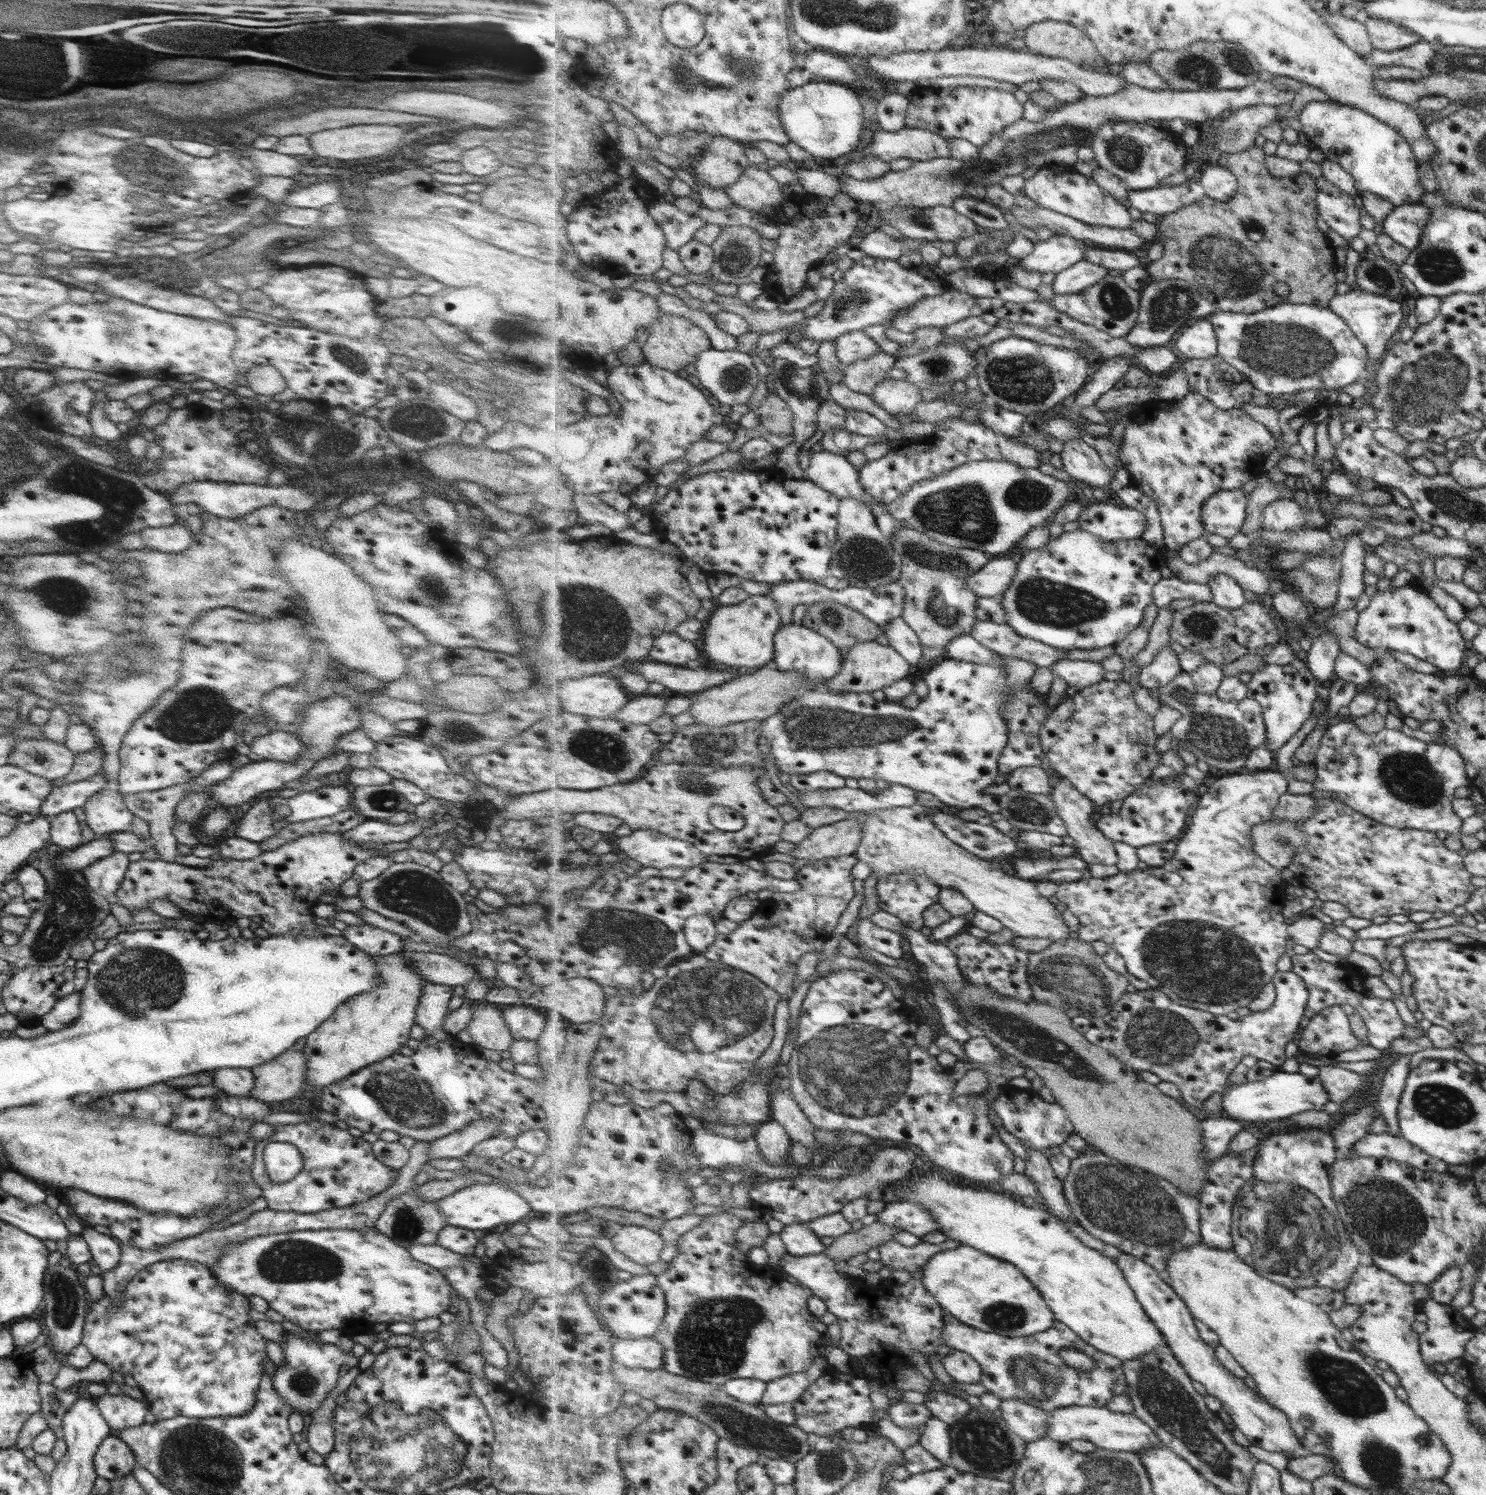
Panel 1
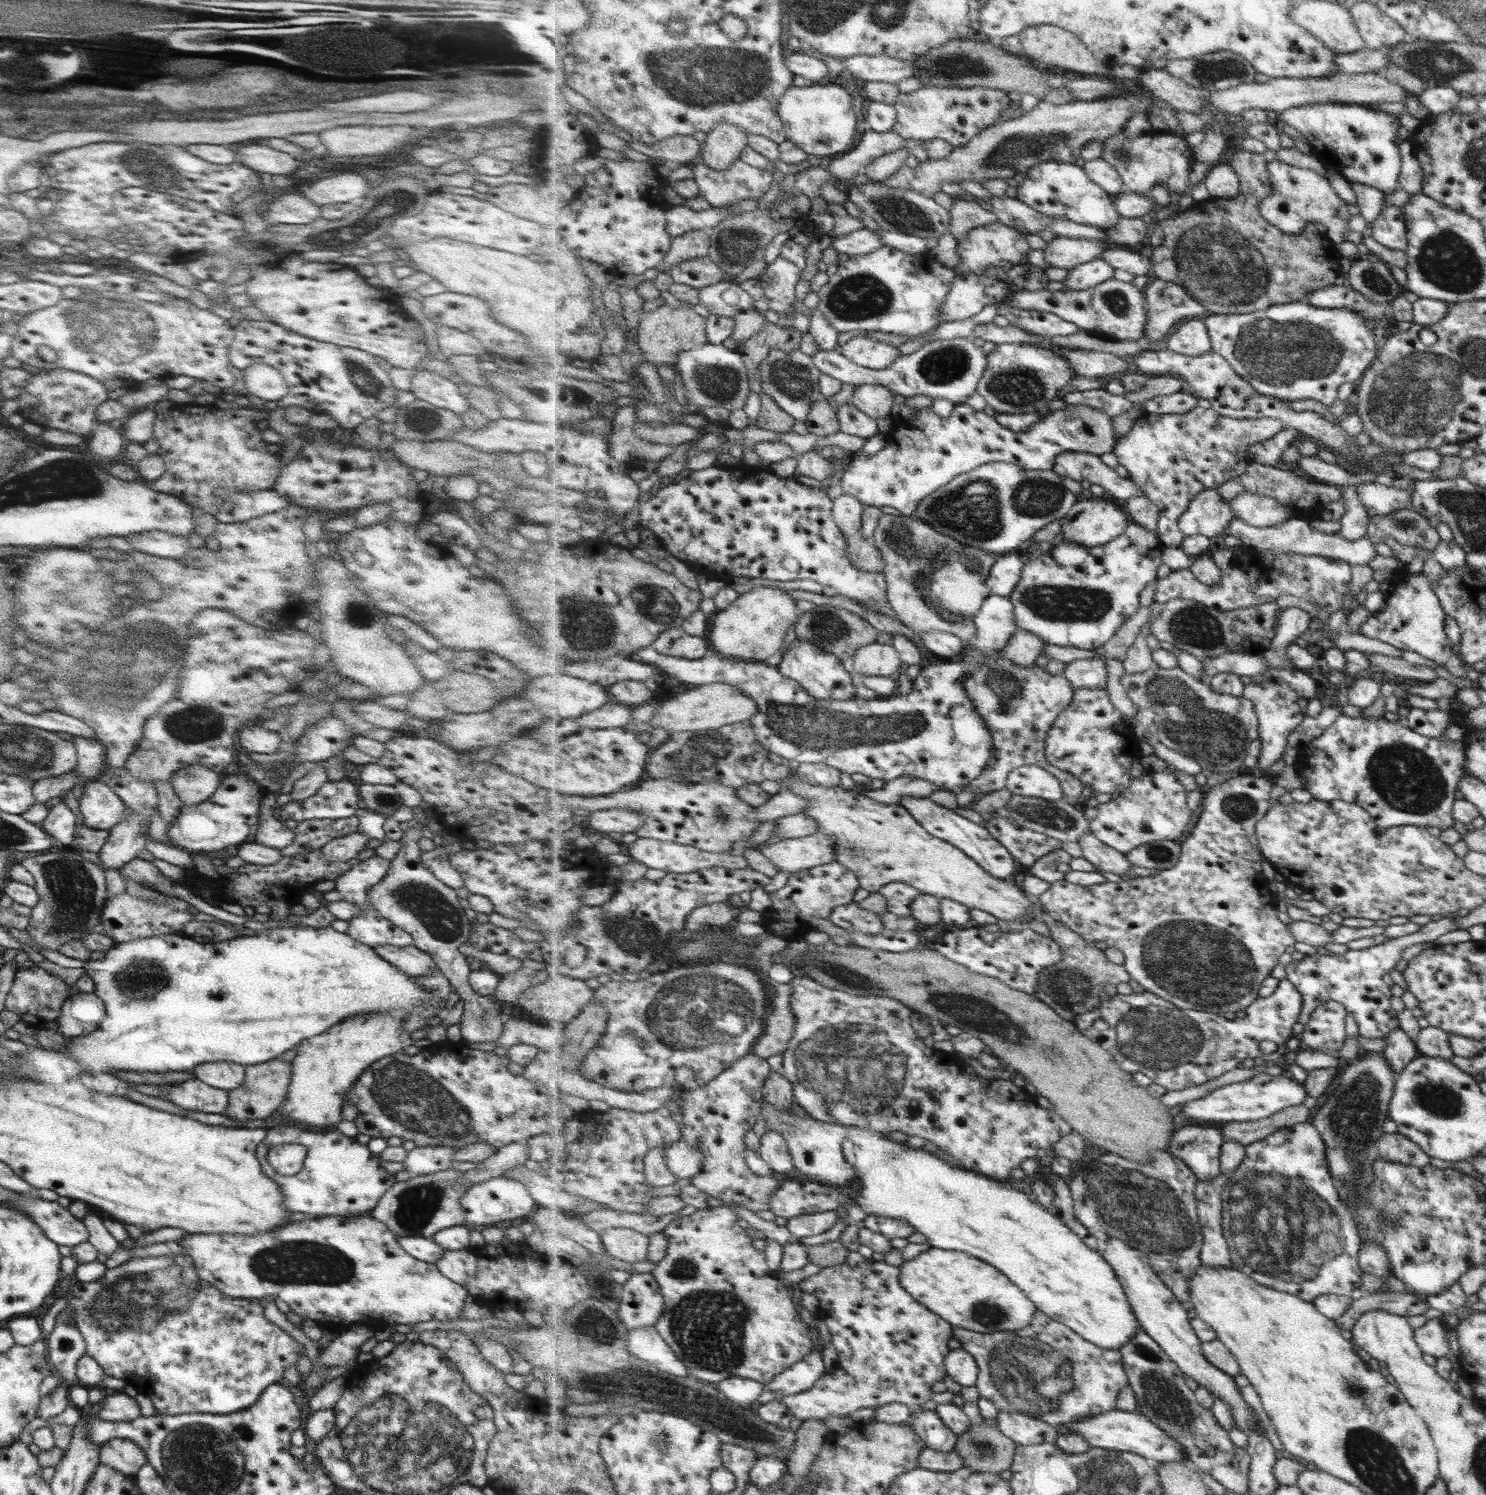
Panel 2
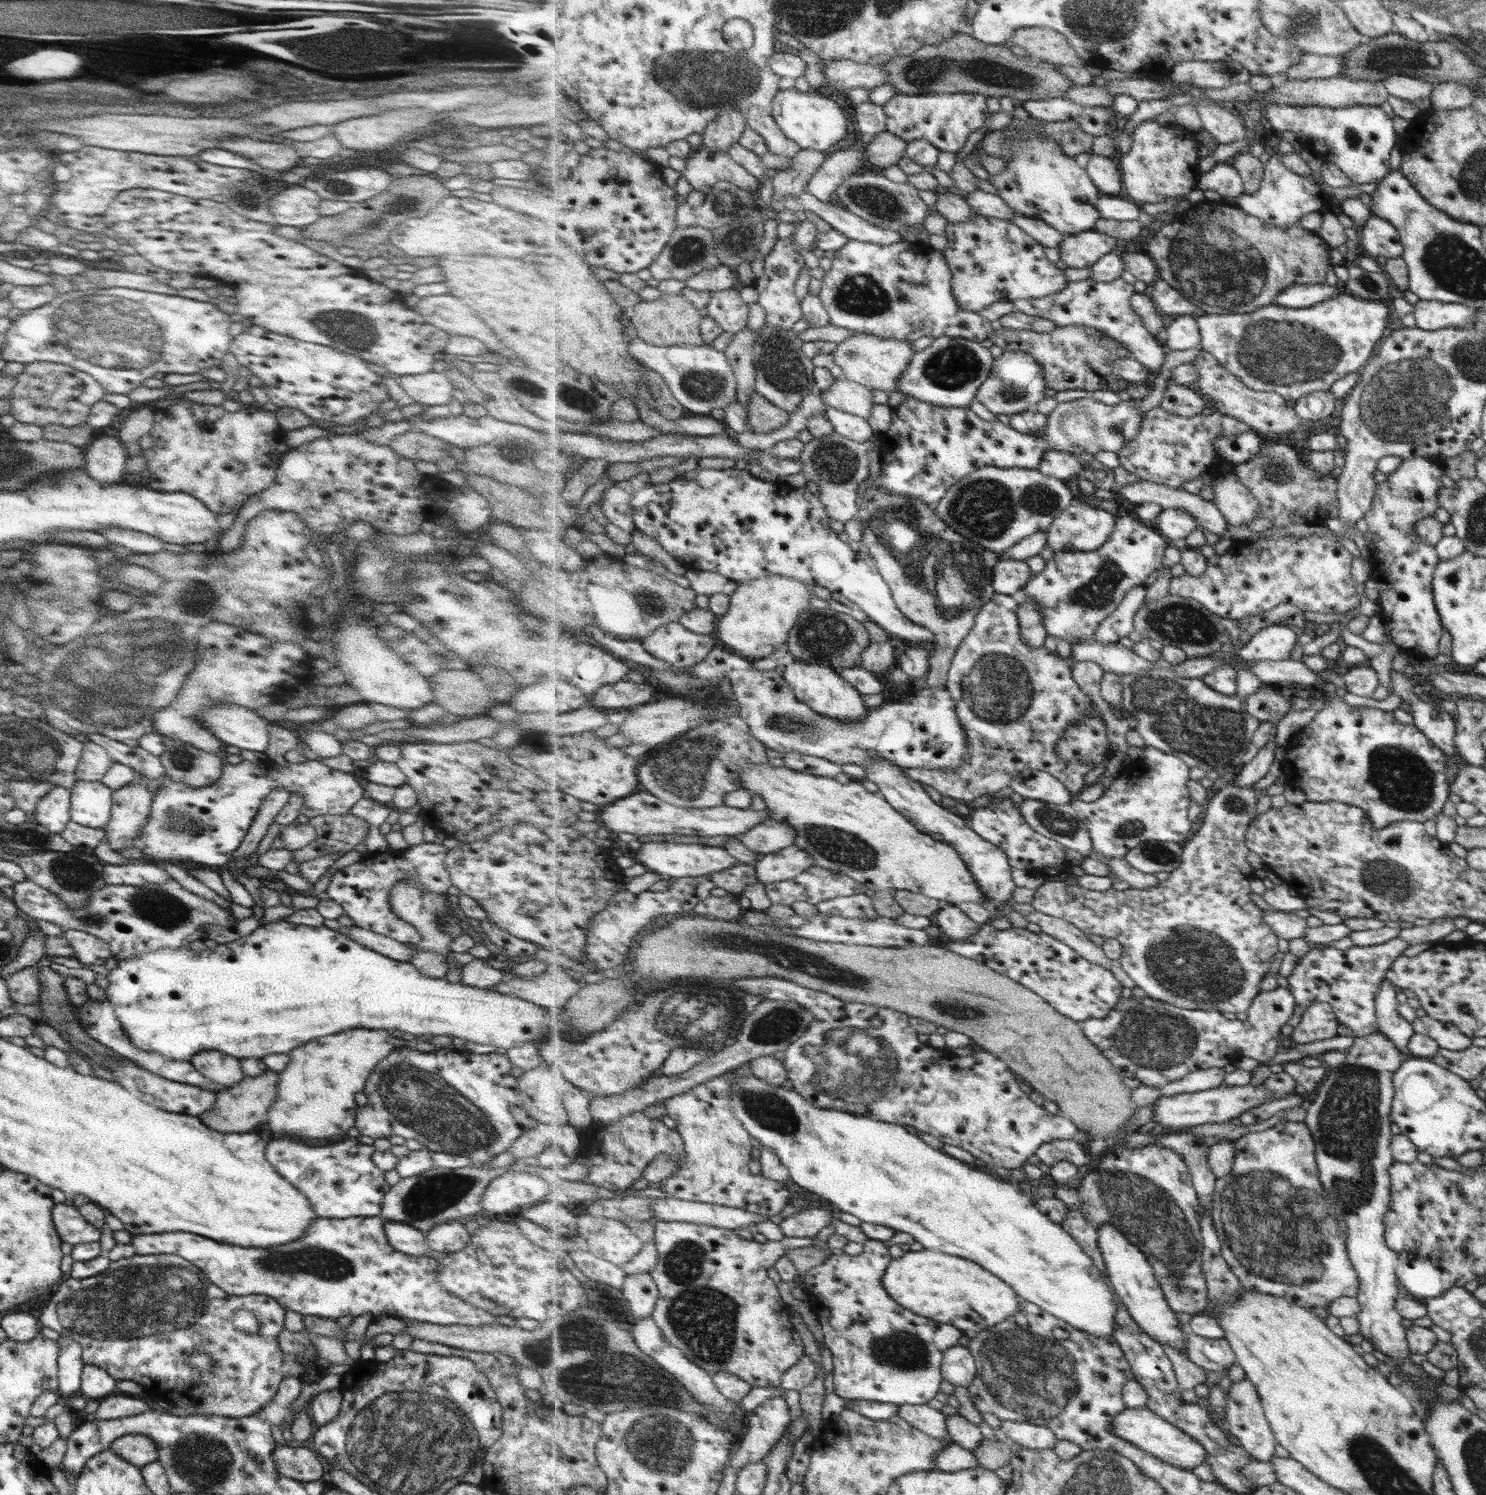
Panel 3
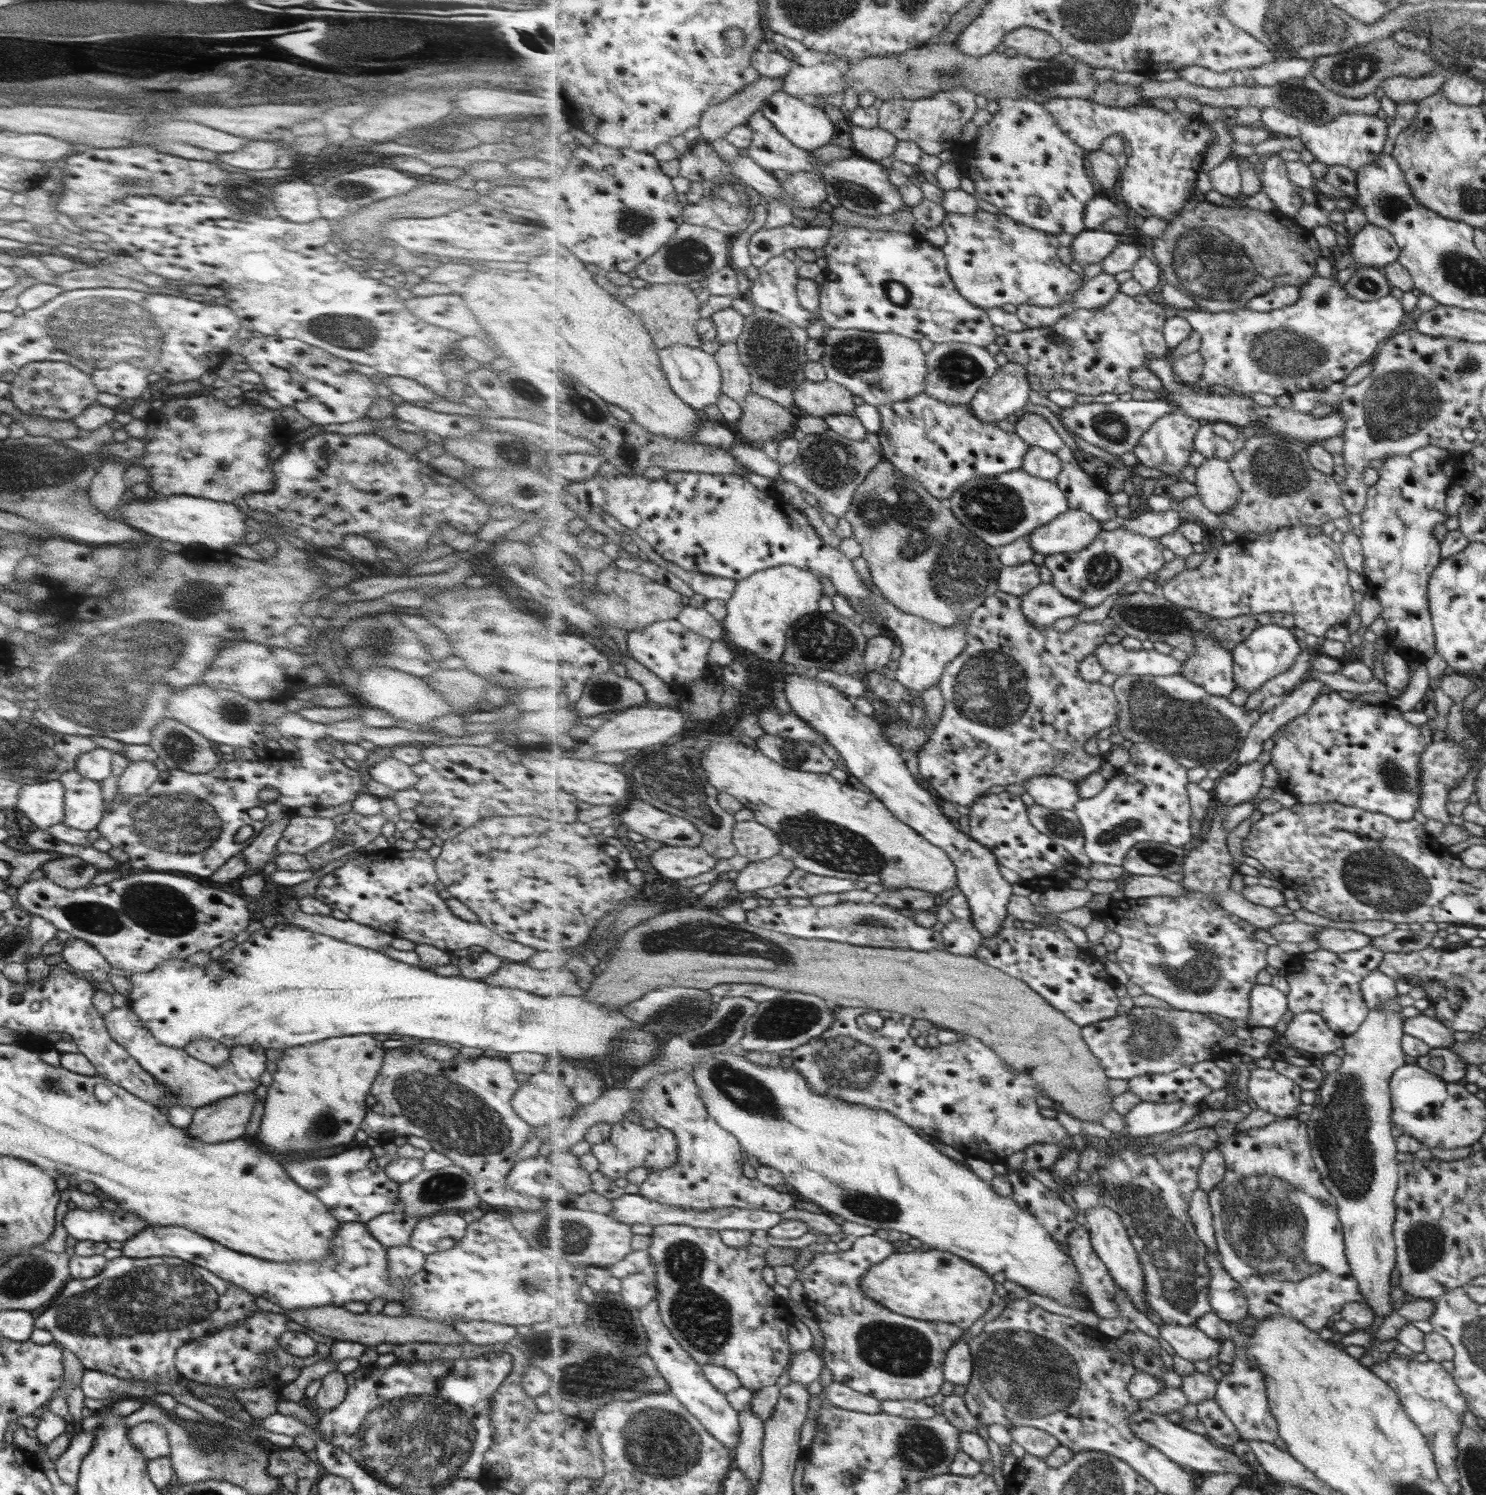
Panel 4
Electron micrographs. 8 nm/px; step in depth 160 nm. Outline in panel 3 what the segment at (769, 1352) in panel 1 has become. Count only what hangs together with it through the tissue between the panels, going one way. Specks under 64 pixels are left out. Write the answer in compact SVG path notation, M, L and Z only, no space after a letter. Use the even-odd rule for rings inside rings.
M657 1222L654 1228L660 1261L650 1273L659 1286L660 1300L652 1317L664 1337L710 1375L725 1370L754 1387L779 1387L785 1372L805 1357L805 1346L791 1322L790 1307L781 1300L777 1283L768 1272L788 1250L813 1246L813 1238L786 1236L779 1242L759 1243L741 1238L733 1229L707 1224Z

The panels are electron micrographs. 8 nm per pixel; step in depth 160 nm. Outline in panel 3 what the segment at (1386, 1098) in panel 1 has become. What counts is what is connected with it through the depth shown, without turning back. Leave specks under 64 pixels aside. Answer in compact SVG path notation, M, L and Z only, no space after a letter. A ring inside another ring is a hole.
M1384 979L1378 988L1377 997L1374 998L1377 1010L1376 1022L1380 1033L1384 1034L1385 1038L1388 1038L1401 1054L1408 1057L1408 1040L1414 1032L1411 1023L1405 1021L1397 1013L1398 1002L1395 999L1393 987Z

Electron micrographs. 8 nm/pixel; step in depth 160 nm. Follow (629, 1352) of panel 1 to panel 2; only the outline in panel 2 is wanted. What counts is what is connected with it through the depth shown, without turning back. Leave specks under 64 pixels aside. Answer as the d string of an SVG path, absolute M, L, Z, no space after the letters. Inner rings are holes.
M643 1326L630 1330L627 1346L631 1354L651 1365L659 1366L662 1371L669 1371L682 1377L694 1377L691 1369L675 1355L669 1343L659 1334L655 1326Z

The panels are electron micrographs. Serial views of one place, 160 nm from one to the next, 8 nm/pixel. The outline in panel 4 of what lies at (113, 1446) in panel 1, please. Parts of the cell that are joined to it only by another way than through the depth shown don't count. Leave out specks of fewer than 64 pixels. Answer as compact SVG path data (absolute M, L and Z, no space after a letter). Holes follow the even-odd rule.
M145 1422L126 1430L128 1441L143 1456L144 1460L163 1458L169 1454L165 1431L154 1422Z

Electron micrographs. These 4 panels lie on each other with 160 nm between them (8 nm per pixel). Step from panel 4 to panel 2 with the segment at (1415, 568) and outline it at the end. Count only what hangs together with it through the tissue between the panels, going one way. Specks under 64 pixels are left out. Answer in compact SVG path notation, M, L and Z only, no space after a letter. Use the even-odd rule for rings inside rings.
M1395 475L1389 487L1375 481L1356 486L1357 498L1370 516L1383 516L1401 509L1410 509L1412 482L1407 476ZM1403 565L1394 575L1391 584L1393 584L1393 592L1389 596L1391 598L1401 596L1401 598L1393 600L1391 608L1381 608L1379 612L1371 614L1362 624L1358 633L1387 643L1399 650L1410 650L1433 661L1455 678L1465 679L1463 664L1458 656L1452 652L1452 646L1443 634L1445 613L1441 610L1435 594L1431 591L1430 582L1427 581L1425 575L1421 572L1419 575L1411 575L1406 570L1406 565Z

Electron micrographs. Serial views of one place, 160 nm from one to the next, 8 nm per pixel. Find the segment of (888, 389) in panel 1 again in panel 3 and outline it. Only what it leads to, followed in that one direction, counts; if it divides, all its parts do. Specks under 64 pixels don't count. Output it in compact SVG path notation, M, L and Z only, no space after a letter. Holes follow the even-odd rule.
M845 378L836 379L829 390L820 393L827 408L836 408L866 419L872 416L875 402L868 386Z

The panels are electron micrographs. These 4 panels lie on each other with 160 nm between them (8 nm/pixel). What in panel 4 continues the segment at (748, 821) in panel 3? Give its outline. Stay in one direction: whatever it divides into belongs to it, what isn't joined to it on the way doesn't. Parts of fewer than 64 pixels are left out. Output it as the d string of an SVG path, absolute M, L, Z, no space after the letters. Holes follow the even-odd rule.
M643 799L633 800L617 820L629 831L671 846L701 846L704 834L693 822L669 814Z

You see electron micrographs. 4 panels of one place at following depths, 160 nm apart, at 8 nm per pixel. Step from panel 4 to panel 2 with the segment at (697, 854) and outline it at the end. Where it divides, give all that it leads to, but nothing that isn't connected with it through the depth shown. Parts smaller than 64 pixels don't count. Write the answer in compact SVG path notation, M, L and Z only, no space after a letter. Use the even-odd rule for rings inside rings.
M641 838L628 845L628 854L635 861L645 864L648 868L665 870L668 873L687 874L711 867L725 867L742 869L750 866L749 861L743 856L734 856L727 852L709 852L701 850L698 846L689 846L685 843L663 842L654 838Z

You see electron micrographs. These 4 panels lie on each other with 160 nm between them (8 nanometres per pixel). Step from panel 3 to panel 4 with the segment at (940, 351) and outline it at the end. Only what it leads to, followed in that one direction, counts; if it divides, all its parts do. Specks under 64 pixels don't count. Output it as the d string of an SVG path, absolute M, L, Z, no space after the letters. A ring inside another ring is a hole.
M962 342L935 343L935 348L926 353L929 374L924 392L949 405L969 405L981 387L1000 369L995 355L987 348Z

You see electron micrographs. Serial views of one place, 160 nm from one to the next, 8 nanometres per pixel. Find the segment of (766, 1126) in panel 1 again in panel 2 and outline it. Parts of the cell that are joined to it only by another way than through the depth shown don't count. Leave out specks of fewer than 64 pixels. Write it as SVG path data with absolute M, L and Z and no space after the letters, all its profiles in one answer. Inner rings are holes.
M773 1129L766 1130L760 1138L760 1156L768 1162L775 1172L775 1176L783 1179L784 1177L795 1177L797 1168L794 1165L785 1138Z

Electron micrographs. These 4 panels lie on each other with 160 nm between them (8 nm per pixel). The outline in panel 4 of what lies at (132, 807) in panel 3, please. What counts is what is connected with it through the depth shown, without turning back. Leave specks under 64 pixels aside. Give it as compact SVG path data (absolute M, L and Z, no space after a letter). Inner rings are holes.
M144 760L130 762L117 778L117 794L124 798L141 796L157 780L158 773L151 762Z

